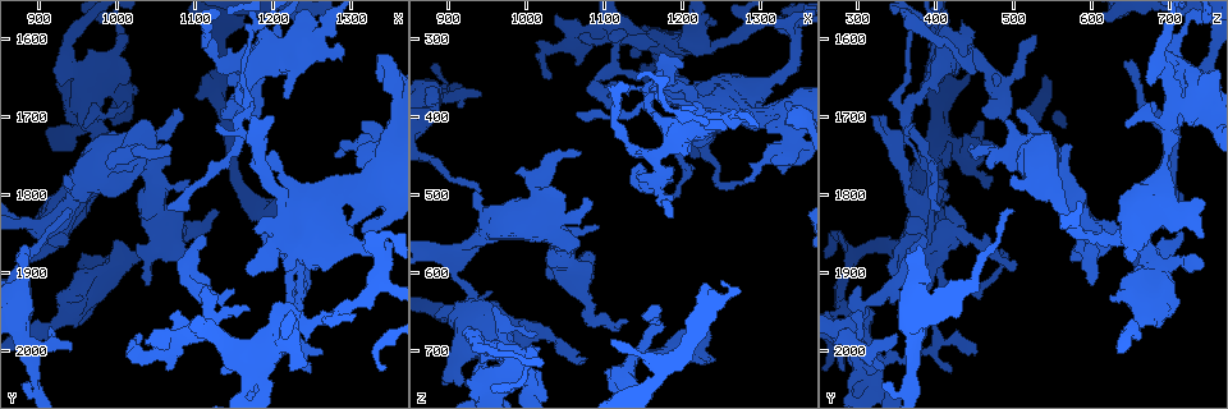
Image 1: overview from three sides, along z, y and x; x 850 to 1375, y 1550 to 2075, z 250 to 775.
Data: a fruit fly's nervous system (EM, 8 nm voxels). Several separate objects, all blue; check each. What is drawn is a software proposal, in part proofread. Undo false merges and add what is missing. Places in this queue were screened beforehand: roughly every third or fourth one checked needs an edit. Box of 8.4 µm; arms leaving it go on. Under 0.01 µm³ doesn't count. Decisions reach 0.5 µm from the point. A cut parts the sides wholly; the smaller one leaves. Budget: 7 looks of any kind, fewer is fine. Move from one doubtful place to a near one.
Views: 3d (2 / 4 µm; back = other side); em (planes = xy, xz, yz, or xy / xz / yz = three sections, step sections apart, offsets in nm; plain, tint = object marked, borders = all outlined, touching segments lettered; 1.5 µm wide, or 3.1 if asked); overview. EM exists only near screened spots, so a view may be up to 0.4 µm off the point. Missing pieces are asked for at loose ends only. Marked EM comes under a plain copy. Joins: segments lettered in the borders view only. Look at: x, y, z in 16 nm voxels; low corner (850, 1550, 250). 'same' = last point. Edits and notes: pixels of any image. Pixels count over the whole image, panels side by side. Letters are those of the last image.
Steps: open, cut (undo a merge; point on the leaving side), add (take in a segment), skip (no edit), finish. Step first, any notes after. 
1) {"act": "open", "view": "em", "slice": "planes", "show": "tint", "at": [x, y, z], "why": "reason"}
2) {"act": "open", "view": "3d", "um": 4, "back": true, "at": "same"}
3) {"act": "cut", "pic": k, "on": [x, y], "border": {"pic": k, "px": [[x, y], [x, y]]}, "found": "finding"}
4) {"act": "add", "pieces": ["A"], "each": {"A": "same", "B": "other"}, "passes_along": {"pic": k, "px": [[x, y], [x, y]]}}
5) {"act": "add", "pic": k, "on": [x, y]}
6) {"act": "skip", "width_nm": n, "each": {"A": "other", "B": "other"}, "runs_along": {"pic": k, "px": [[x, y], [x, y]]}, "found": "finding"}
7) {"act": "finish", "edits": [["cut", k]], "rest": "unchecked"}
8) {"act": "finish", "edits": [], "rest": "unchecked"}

{"act": "open", "view": "em", "slice": "planes", "show": "tint", "at": [1170, 1730, 365], "why": "branch point"}

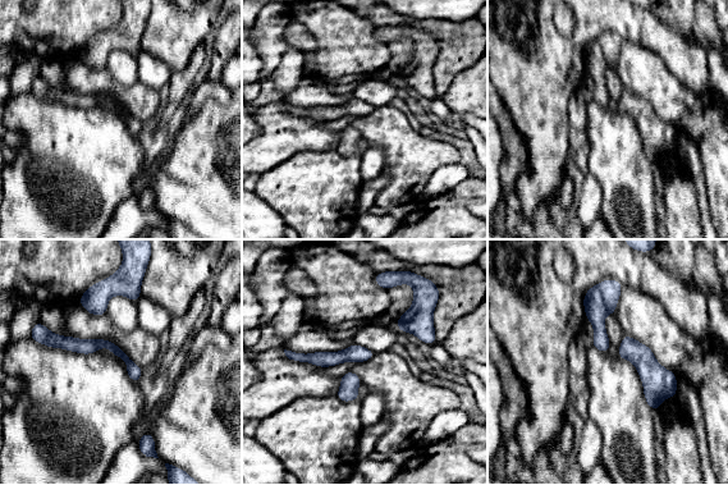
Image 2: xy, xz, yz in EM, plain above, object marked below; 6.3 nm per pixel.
{"act": "open", "view": "em", "slice": "planes", "show": "borders", "at": "same", "why": "see the neighbours"}

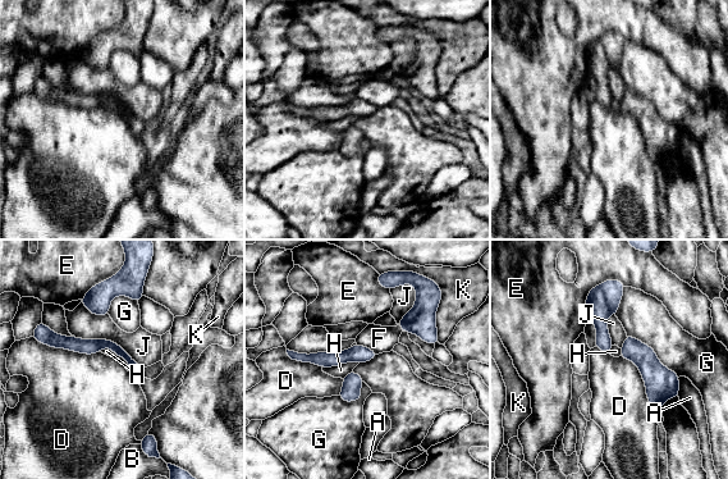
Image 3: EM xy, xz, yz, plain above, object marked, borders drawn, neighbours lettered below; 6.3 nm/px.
{"act": "skip", "longest_contact_nm": ["J", 480], "each": {"A": "other", "B": "other", "D": "other", "E": "other", "F": "other", "G": "other", "H": "other", "J": "other", "K": "other"}, "border": {"pic": 3, "px": [[74, 336], [114, 340], [143, 368]]}, "found": "one neuron here"}

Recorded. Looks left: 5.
{"act": "open", "view": "3d", "um": 2, "at": [1085, 1880, 575], "why": "stops while still wide"}

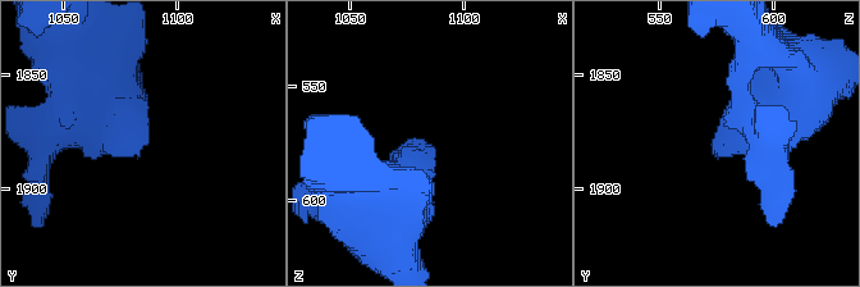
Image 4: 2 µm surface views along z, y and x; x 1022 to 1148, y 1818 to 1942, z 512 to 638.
{"act": "open", "view": "em", "slice": "planes", "show": "borders", "at": [1086, 1882, 575], "why": "need the tissue"}

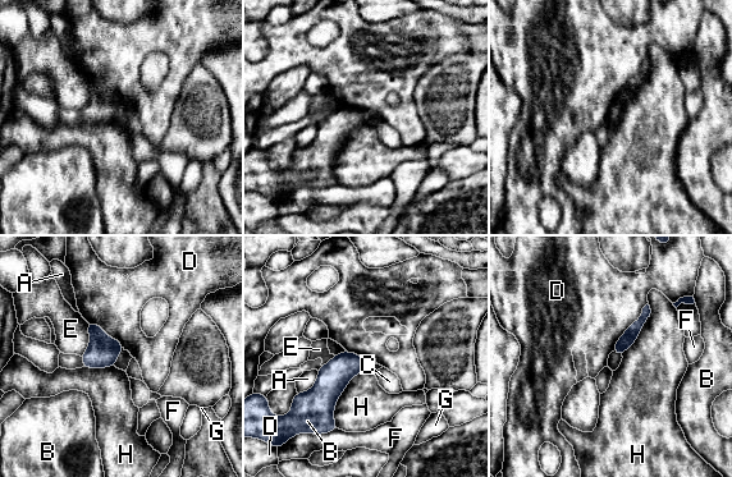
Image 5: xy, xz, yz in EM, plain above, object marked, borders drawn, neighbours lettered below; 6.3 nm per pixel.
{"act": "skip", "each": {"A": "other", "B": "other", "C": "other", "D": "other", "E": "other", "F": "other", "G": "other", "H": "other"}, "runs_along": {"pic": 5, "px": [[646, 310], [643, 320], [618, 351]]}, "found": "none of them fits"}

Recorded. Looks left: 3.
{"act": "open", "view": "em", "slice": "planes", "show": "borders", "at": [955, 1880, 740], "why": "an open end"}

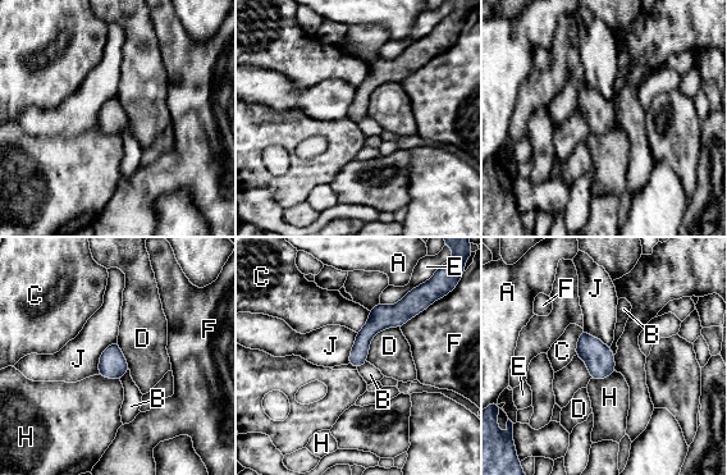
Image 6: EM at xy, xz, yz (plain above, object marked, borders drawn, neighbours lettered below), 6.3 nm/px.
{"act": "skip", "width_nm": 110, "each": {"A": "other", "B": "other", "C": "other", "D": "other", "E": "other", "F": "other", "H": "other", "J": "other"}, "runs_along": {"pic": 6, "px": [[407, 302], [364, 337], [353, 362]]}, "found": "no lettered segment goes on from it"}

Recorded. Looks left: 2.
{"act": "finish", "edits": [], "rest": "unchecked"}

